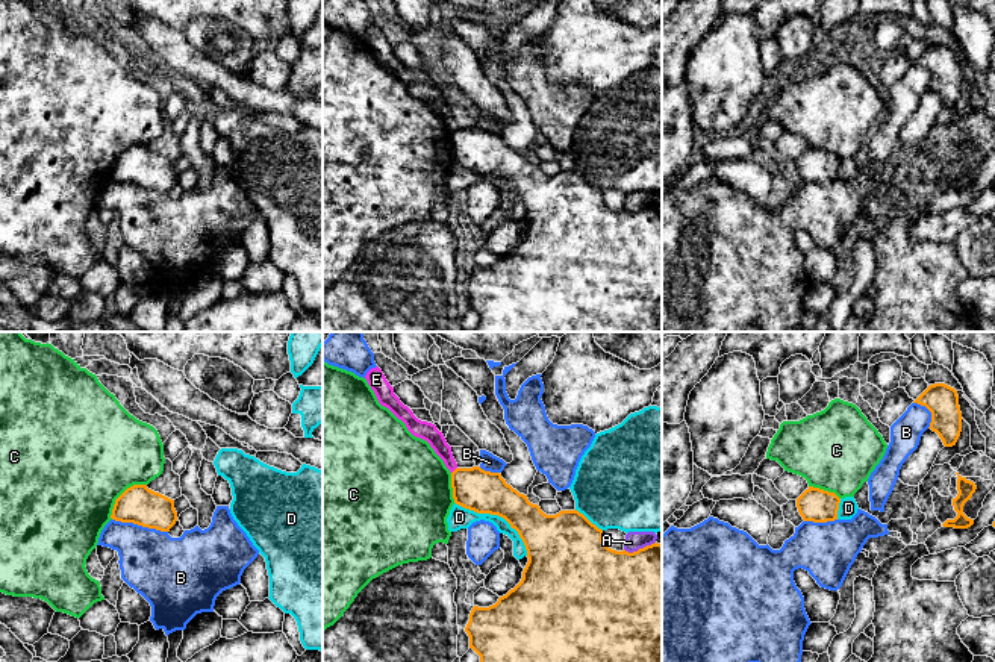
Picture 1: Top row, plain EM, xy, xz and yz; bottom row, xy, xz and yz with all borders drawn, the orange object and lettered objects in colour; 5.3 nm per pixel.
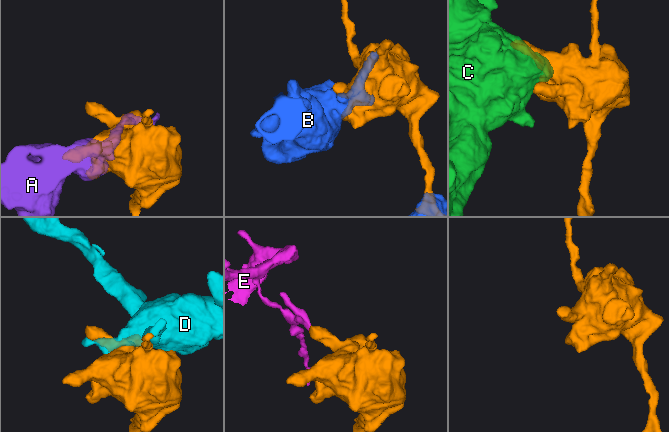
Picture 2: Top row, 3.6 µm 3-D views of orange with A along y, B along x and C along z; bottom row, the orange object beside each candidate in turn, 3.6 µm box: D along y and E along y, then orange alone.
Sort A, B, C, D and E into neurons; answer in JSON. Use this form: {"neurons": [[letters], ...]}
{"neurons": [["A"], ["B"], ["C"], ["D"], ["E"]]}

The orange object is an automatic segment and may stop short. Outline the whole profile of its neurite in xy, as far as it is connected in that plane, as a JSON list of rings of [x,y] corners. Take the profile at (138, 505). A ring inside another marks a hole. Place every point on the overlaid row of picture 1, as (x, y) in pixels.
[[[133,485],[115,500],[111,518],[170,532],[177,521],[177,512],[174,500],[148,489],[147,485]]]

